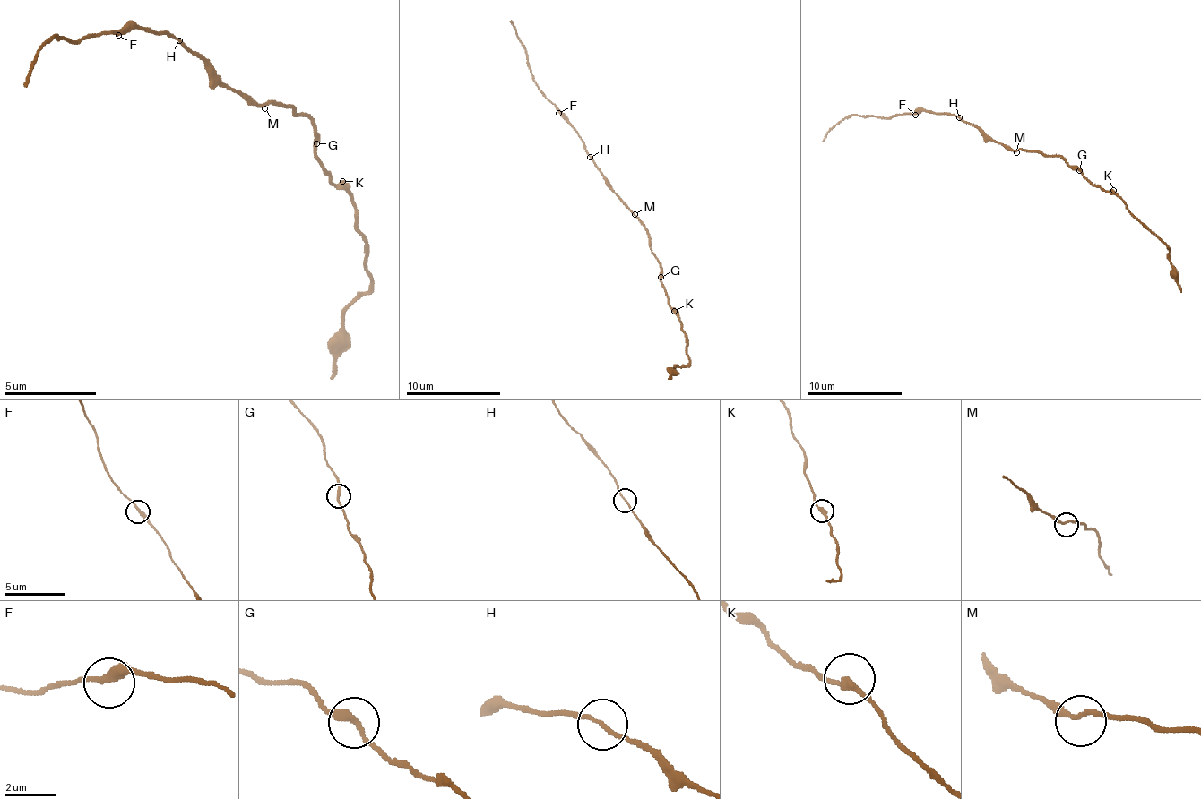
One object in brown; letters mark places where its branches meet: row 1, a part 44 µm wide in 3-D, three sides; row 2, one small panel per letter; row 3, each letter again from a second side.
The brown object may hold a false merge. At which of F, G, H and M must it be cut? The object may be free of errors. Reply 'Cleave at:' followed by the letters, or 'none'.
Cleave at: G

